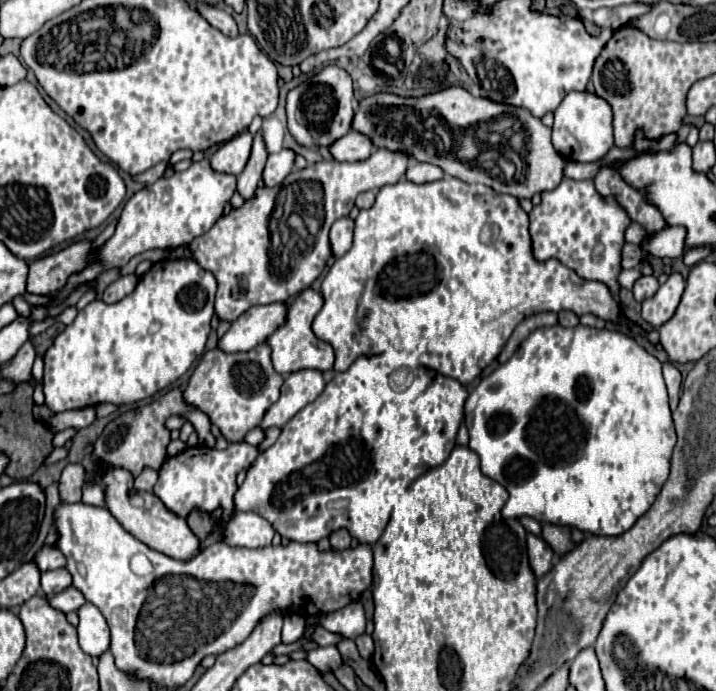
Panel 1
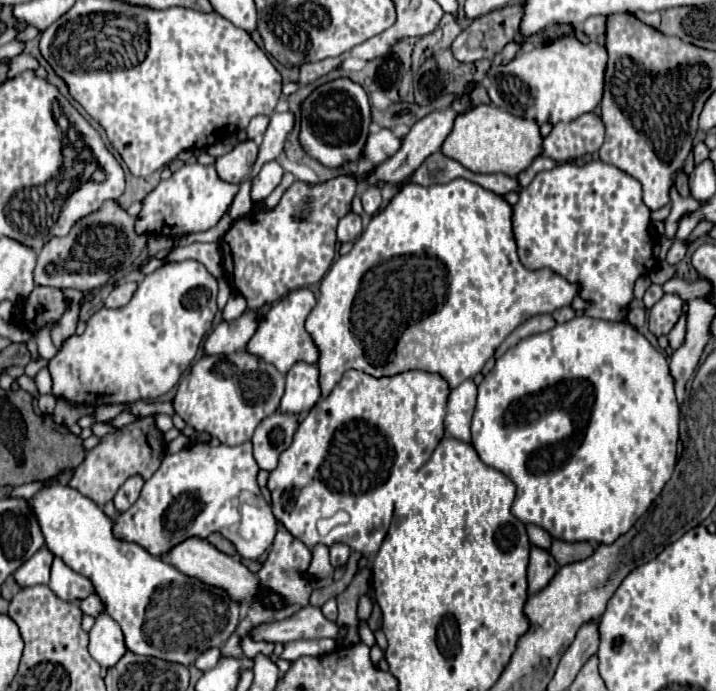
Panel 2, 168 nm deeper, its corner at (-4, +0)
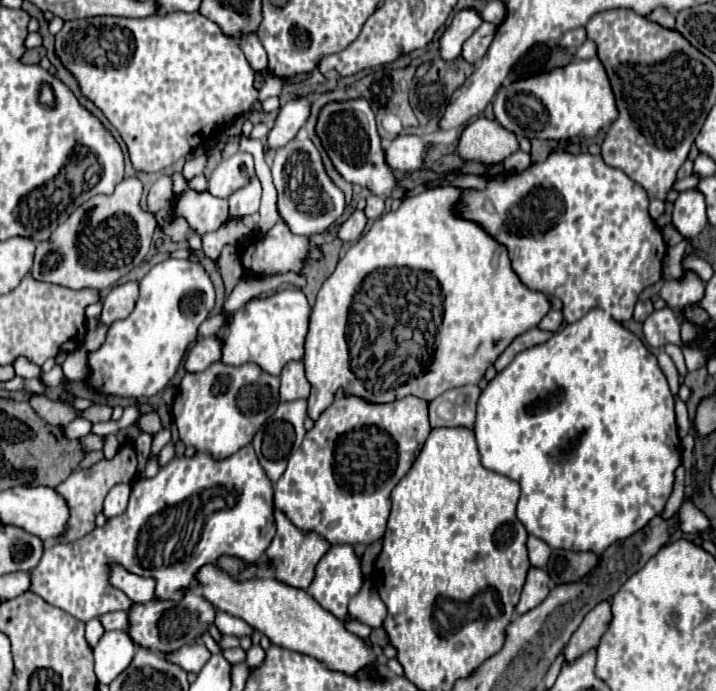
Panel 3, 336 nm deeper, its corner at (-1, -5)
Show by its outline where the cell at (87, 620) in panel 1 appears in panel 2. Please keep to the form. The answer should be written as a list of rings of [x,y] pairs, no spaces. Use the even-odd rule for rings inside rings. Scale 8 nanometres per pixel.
[[[99,614],[89,632],[89,654],[103,666],[111,668],[127,652],[123,642],[123,632],[119,624],[107,614]]]

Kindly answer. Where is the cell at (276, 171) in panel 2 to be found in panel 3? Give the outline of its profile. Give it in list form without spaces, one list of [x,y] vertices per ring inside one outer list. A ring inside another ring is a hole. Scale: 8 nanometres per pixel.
[[[252,179],[246,187],[242,187],[240,191],[234,191],[228,197],[228,213],[234,219],[242,219],[246,215],[252,215],[258,211],[260,207],[260,195],[262,195],[262,187],[258,179]]]

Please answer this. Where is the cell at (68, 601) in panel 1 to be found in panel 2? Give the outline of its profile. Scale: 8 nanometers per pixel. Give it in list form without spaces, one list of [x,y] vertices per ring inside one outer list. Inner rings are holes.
[[[89,594],[87,598],[83,598],[79,602],[79,606],[81,606],[81,612],[89,614],[89,616],[97,616],[99,612],[103,612],[103,604],[101,604],[101,600],[99,600],[97,594]]]

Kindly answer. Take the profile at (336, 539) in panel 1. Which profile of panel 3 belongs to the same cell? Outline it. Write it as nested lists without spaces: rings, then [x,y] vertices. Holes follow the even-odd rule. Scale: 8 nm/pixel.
[[[344,543],[344,545],[332,545],[328,549],[328,553],[318,561],[316,571],[314,571],[314,579],[306,591],[326,611],[336,615],[340,621],[350,621],[352,617],[348,615],[348,603],[362,589],[362,583],[364,583],[364,575],[362,575],[362,567],[360,567],[360,557],[354,553],[352,545]]]

